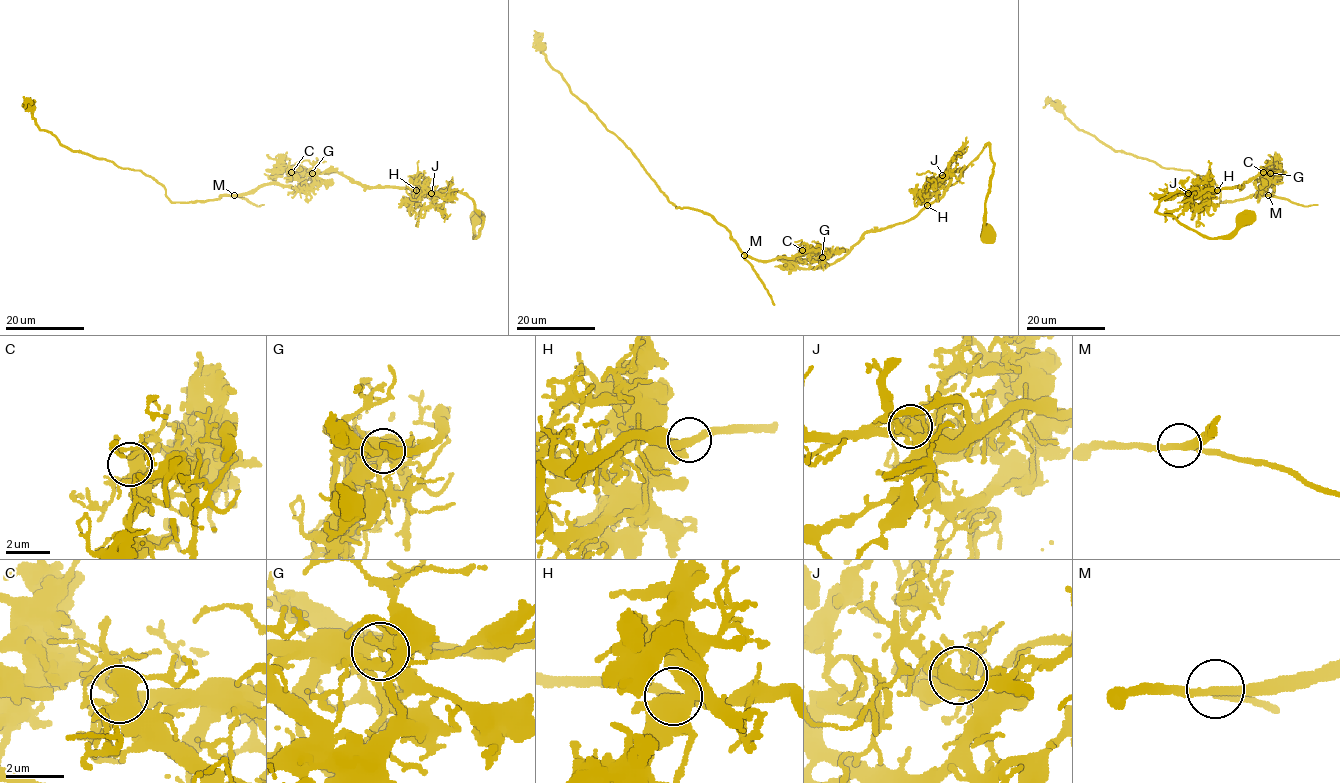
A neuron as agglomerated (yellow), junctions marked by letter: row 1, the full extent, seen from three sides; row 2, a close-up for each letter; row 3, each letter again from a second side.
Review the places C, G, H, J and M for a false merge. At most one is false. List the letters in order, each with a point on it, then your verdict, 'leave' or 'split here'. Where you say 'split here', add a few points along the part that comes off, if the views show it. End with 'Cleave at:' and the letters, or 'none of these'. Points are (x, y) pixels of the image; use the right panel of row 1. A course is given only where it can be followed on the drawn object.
C: (1263, 172) | leave
G: (1270, 173) | split here | (1270, 173), (1270, 195), (1220, 203), (1202, 176), (1114, 150), (1042, 107)
H: (1217, 190) | leave
J: (1188, 193) | leave
M: (1268, 195) | leave
Cleave at: G

